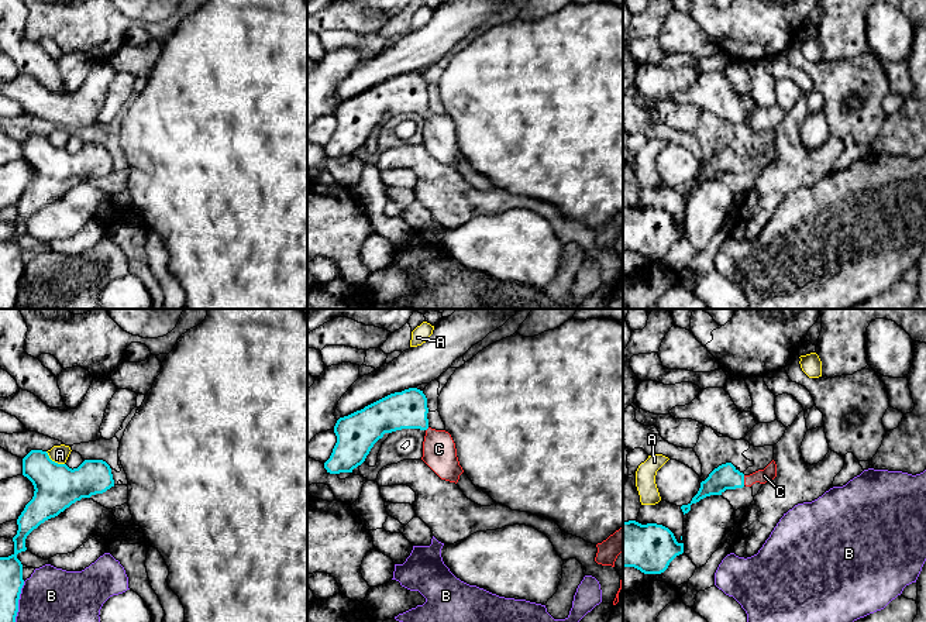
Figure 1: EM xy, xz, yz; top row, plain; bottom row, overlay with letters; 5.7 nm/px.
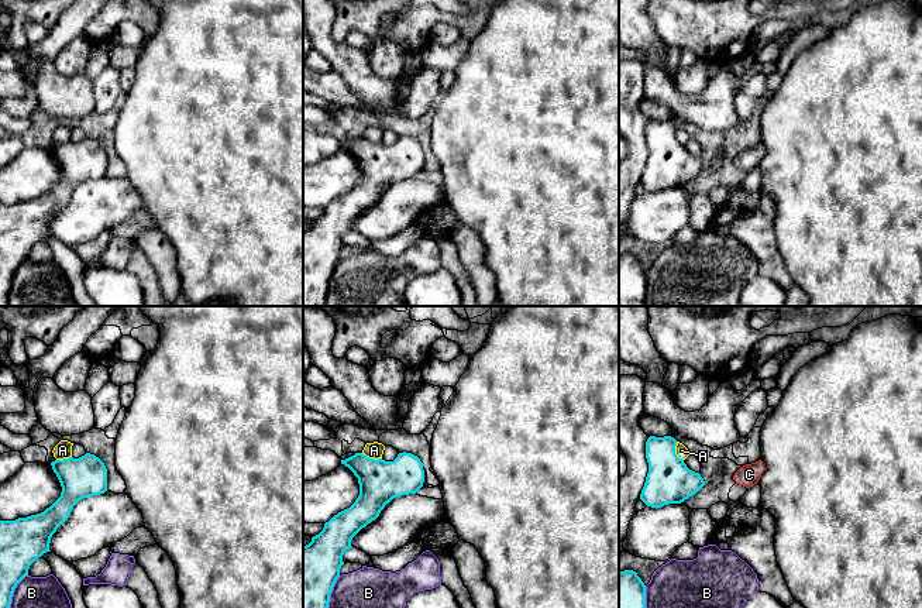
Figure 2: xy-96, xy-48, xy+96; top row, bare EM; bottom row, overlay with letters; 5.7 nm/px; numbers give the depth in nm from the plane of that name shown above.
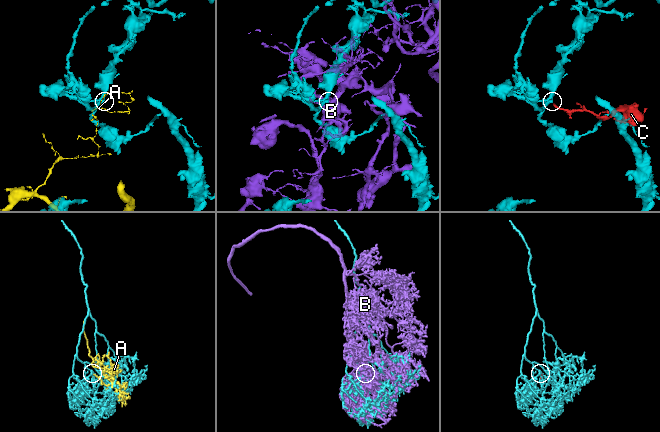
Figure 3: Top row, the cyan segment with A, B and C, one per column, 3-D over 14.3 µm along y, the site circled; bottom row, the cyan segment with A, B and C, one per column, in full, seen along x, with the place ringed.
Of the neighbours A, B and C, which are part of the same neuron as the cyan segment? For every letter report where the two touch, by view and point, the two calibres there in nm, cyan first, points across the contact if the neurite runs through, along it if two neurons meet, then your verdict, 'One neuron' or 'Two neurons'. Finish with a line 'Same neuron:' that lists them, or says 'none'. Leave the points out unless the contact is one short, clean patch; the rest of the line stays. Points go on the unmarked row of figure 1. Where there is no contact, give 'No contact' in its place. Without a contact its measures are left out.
A: Touches cyan at xy (54, 145). Thickness 260 nm (cyan) against 100 nm. Two neurons
B: Touches cyan at xy (17, 287). Thickness 130 nm (cyan) against 460 nm. Two neurons
C: Touches cyan at yz (743, 164). Thickness 140 nm (cyan) against 80 nm. Path across: yz (725, 161), (743, 164), (764, 160). One neuron
Same neuron: C

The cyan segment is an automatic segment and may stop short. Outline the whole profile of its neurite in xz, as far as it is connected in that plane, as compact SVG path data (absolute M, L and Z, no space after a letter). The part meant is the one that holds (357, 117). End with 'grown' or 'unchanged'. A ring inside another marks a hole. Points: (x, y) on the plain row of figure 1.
M409 72L340 102L334 110L337 127L324 152L330 158L352 157L385 117L420 113L426 116L421 144L441 164L457 168L464 154L457 141L455 127L448 116L428 110L427 97L423 75Z | grown

